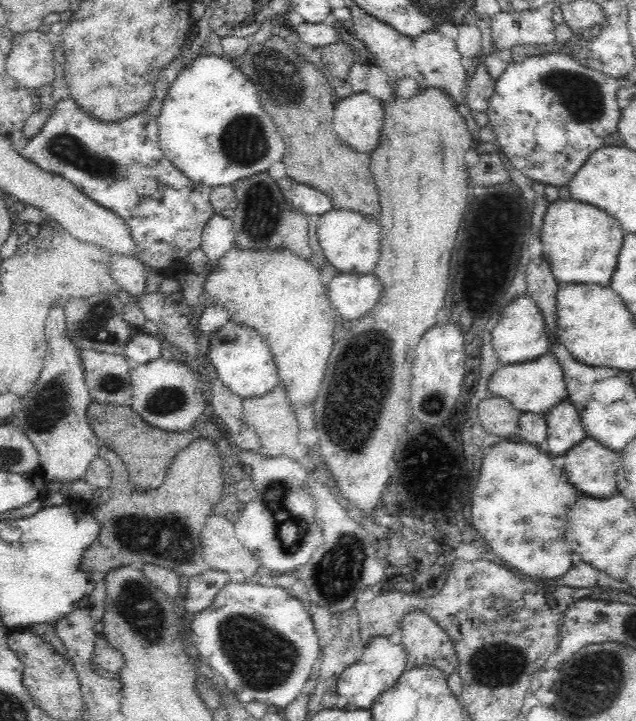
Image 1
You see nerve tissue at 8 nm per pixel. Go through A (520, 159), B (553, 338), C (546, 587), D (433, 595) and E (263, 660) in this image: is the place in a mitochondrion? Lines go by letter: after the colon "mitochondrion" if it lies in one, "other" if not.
A: other
B: other
C: other
D: other
E: mitochondrion

